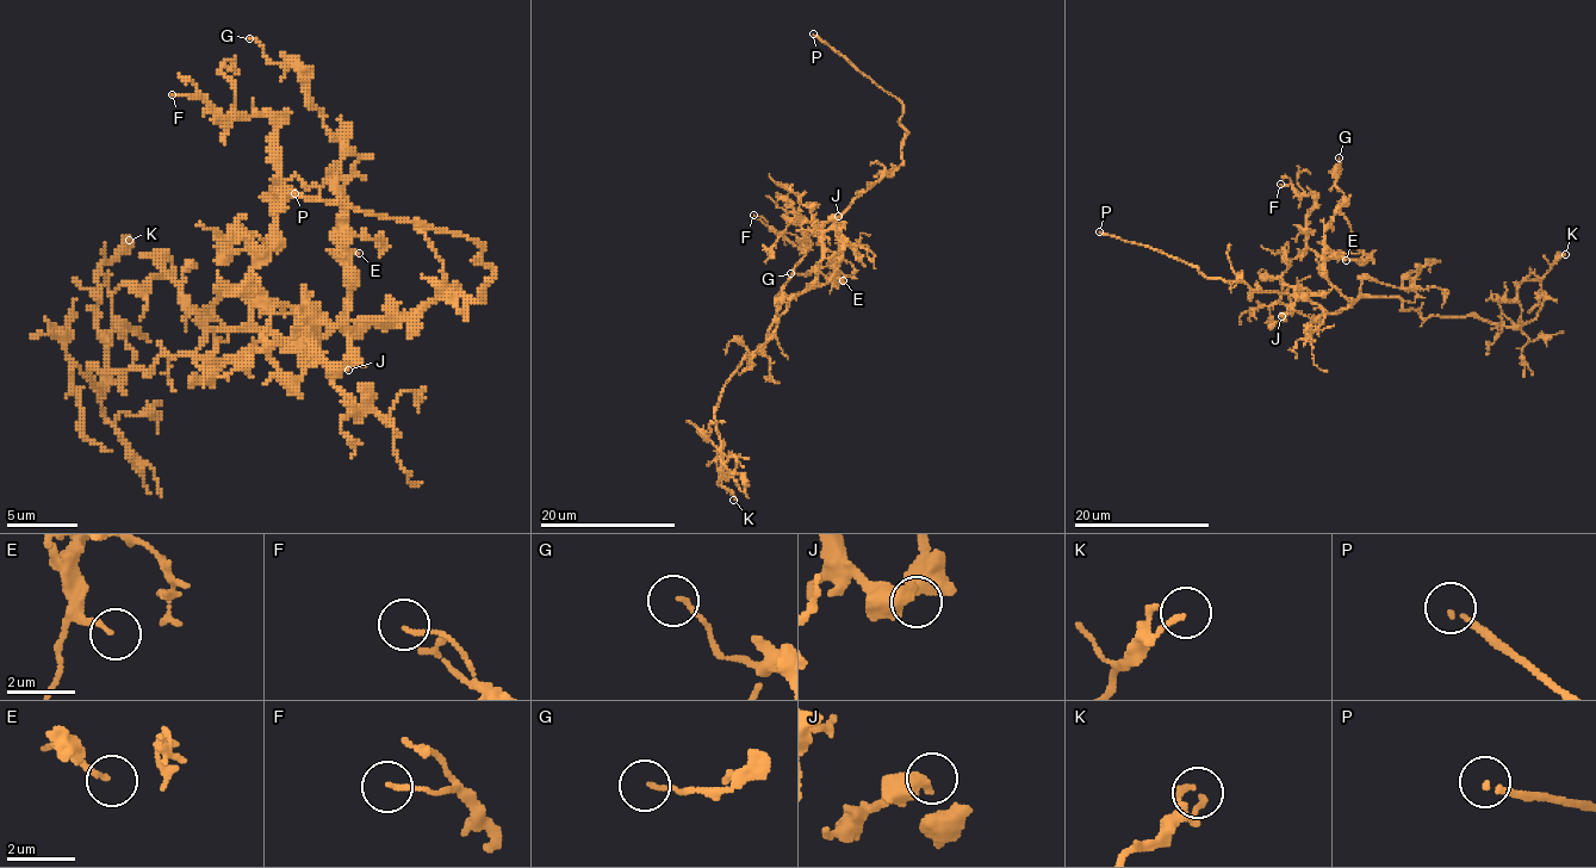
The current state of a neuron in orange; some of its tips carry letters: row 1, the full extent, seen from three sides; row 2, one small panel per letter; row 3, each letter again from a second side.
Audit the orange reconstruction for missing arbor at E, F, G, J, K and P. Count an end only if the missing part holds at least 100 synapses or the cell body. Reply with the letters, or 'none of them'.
P

